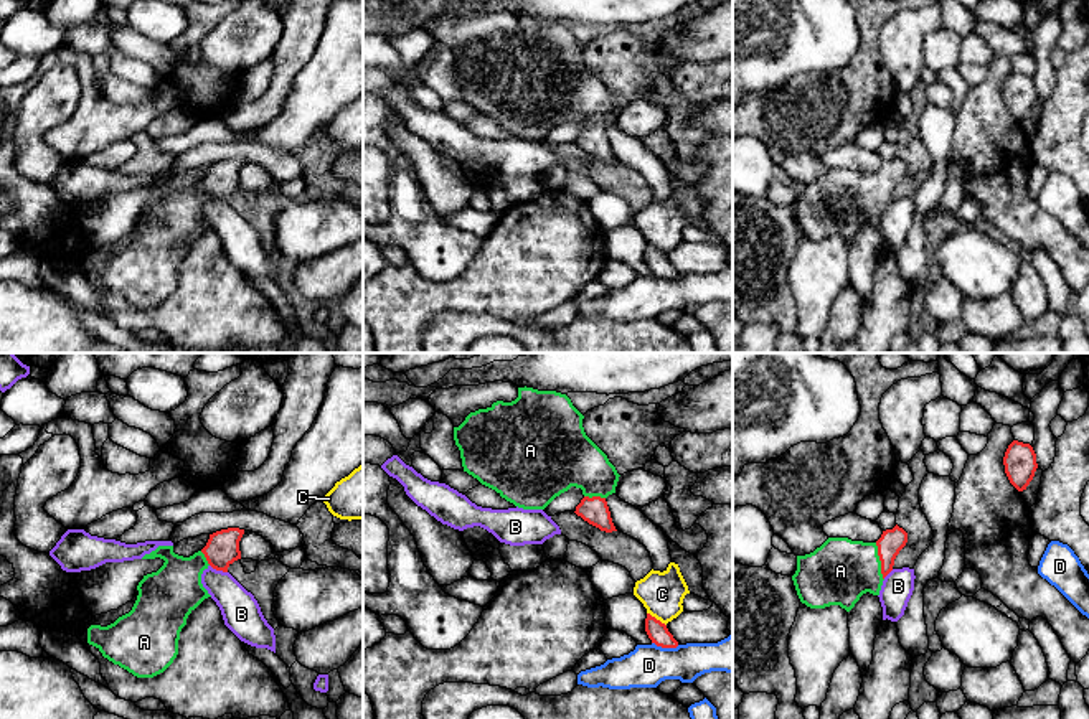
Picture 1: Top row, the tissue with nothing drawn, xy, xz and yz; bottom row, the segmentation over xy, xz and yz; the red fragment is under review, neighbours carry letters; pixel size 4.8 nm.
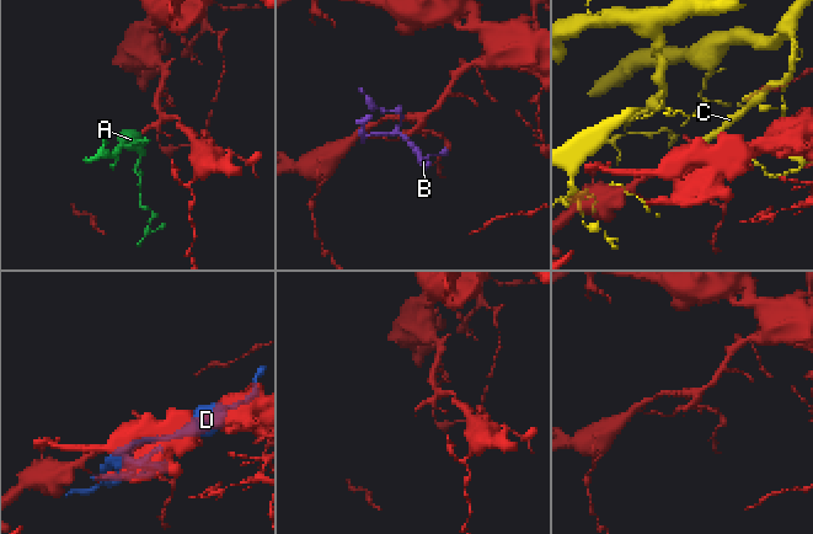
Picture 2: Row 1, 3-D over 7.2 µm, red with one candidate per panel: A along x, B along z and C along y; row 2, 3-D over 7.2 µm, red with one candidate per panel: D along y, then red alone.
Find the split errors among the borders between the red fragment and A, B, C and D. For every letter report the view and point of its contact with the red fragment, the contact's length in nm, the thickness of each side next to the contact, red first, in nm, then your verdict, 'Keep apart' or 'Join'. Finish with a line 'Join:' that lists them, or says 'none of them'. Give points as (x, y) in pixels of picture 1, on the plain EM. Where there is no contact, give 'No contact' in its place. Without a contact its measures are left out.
A: Touches red at yz (880, 190). Shared border 190 nm. Thickness 120 nm (red) against 320 nm. Join
B: Touches red at xy (218, 200). Shared border 100 nm. Thickness 160 nm (red) against 190 nm. Keep apart
C: Touches red at xz (655, 249). Shared border 120 nm. Thickness 100 nm (red) against 220 nm. Keep apart
D: Touches red at xz (665, 277). Shared border 140 nm. Thickness 100 nm (red) against 200 nm. Keep apart
Join: A

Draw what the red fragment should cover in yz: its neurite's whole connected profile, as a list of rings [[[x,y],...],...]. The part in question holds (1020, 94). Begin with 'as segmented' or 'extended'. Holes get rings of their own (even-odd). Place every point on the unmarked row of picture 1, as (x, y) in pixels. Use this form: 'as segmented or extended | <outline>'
as segmented | [[[1013,71],[1005,82],[1003,96],[1010,114],[1023,122],[1038,99],[1036,84],[1030,74]]]

